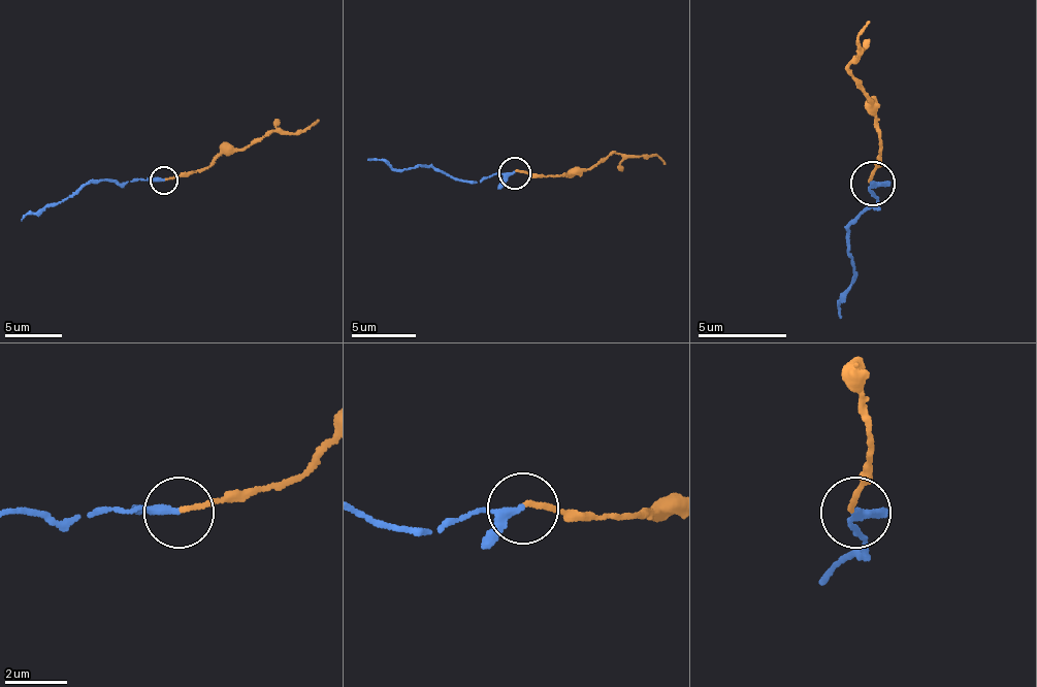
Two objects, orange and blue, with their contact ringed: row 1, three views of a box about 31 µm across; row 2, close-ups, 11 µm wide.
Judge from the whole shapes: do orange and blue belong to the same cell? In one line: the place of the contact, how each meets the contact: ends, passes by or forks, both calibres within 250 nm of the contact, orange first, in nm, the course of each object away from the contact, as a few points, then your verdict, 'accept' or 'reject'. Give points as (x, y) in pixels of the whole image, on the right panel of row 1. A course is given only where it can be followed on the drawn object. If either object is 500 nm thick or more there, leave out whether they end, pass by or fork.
(872, 183) | orange ends | blue passes by | 130/200 nm | orange via (869, 184), (883, 144), (871, 116), (874, 102), (847, 65), (862, 52), (869, 22) | blue via (873, 184), (868, 187), (877, 202), (844, 233), (855, 268), (841, 320) | accept

